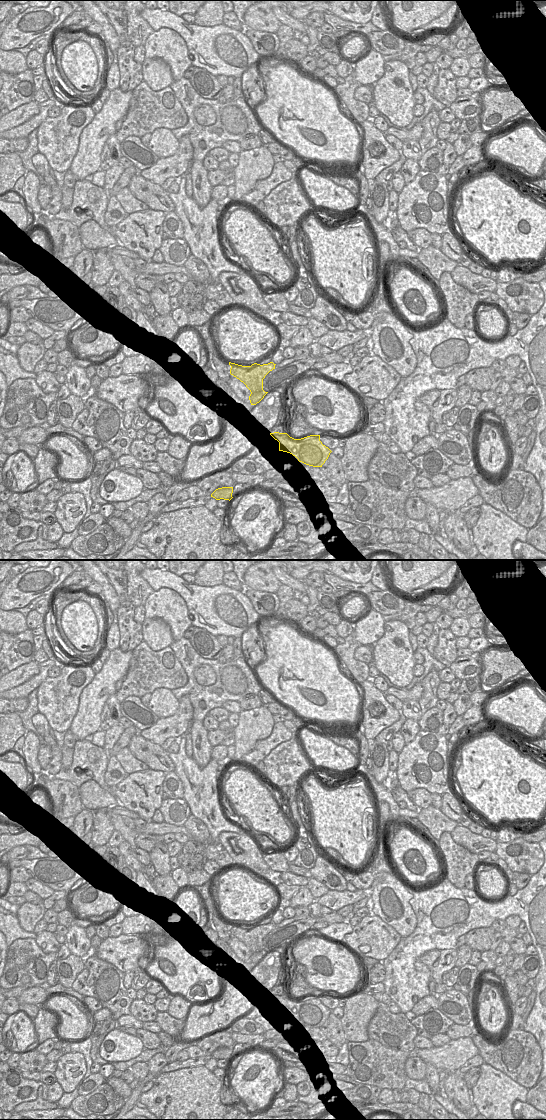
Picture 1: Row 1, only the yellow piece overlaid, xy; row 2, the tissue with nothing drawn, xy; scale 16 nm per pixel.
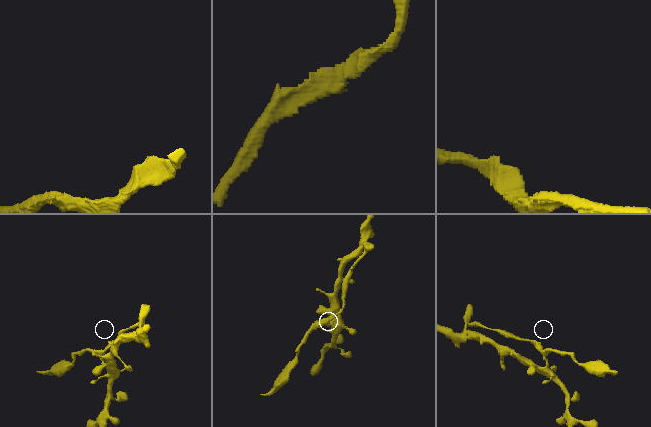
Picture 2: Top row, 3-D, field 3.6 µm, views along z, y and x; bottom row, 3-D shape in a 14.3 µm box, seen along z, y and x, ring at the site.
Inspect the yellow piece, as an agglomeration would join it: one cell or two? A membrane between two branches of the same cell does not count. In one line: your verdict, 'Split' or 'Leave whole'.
Split

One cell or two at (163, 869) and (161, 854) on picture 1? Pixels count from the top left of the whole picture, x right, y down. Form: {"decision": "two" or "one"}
{"decision": "one"}

